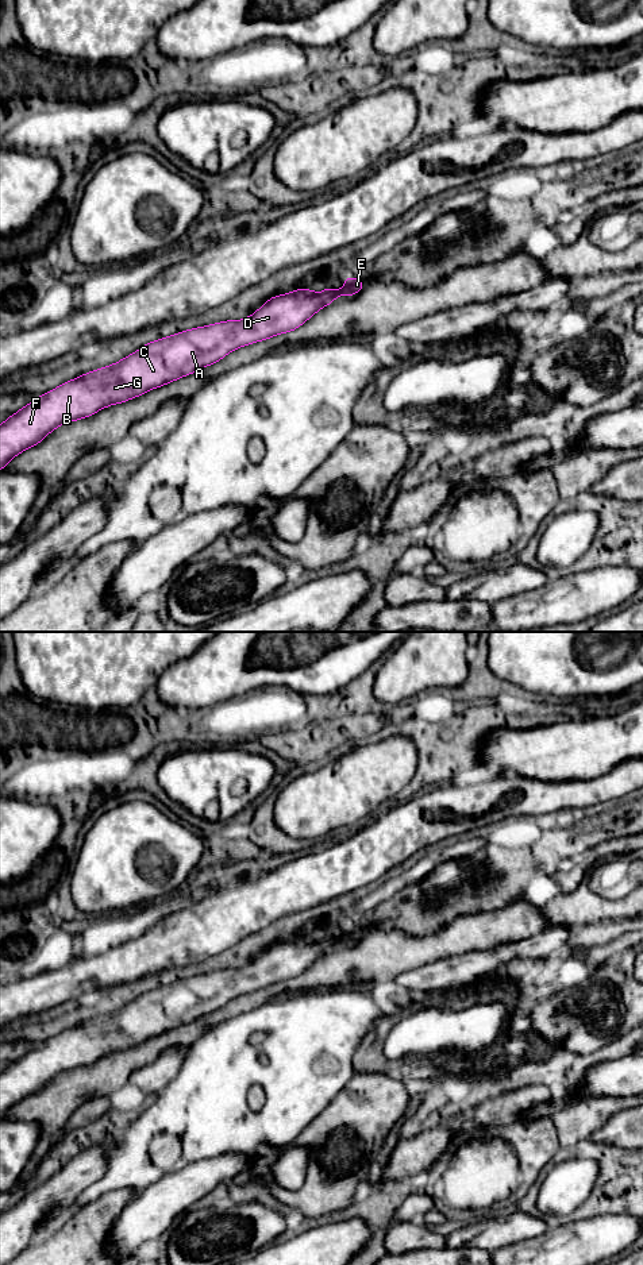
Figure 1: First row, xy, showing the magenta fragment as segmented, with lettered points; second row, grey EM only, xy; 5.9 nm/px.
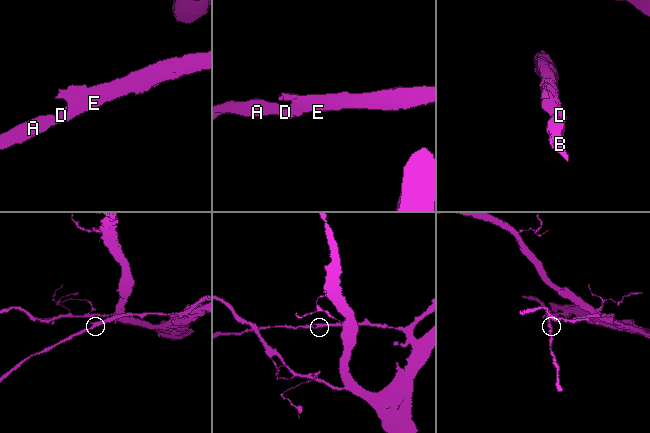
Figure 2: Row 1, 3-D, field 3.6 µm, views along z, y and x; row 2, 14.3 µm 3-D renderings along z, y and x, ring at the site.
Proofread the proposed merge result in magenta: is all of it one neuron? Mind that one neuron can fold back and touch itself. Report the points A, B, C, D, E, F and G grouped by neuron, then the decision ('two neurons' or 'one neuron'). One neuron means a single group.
A B C D E F G | one neuron

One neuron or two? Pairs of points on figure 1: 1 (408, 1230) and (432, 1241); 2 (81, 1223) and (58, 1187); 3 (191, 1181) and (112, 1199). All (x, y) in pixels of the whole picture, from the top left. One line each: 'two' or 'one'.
1: one
2: two
3: two

